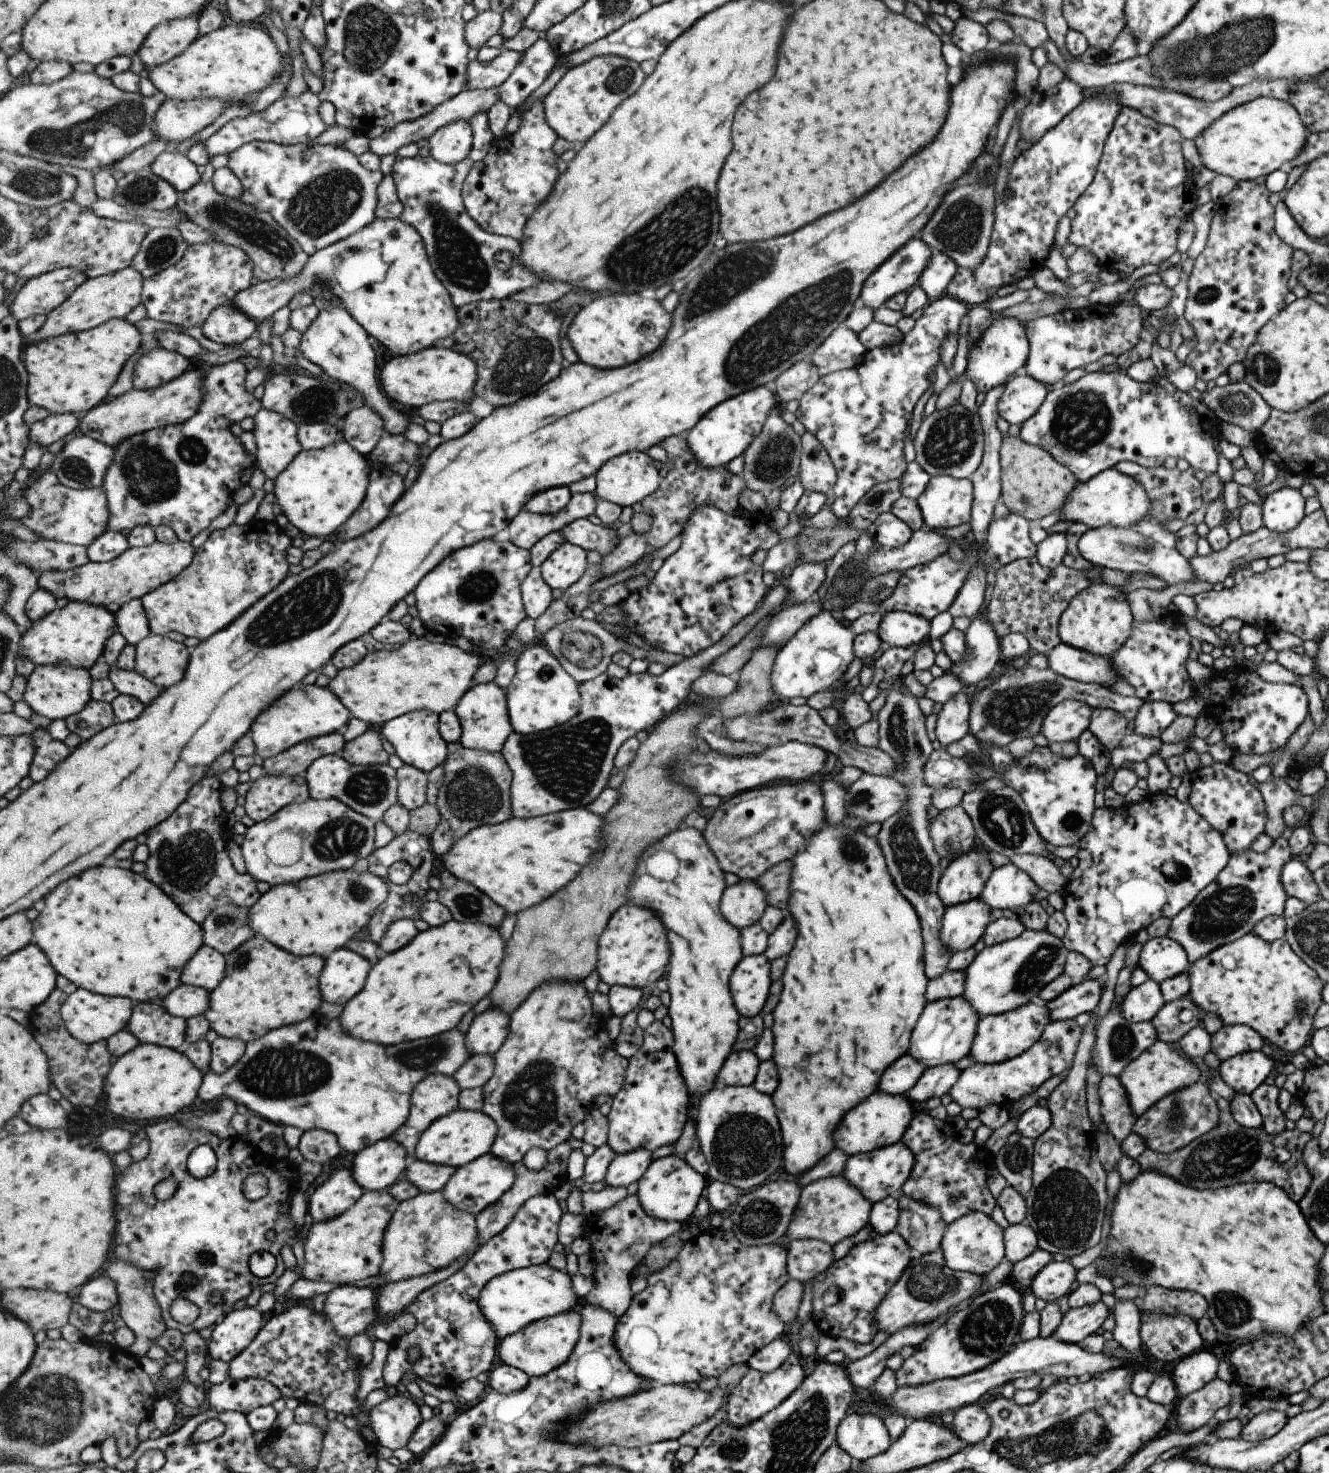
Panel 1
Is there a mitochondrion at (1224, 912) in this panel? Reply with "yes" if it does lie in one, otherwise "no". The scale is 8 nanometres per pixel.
yes

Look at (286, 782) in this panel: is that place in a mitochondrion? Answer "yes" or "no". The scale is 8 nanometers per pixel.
no

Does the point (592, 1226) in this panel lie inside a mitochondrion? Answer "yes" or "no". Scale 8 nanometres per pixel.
no

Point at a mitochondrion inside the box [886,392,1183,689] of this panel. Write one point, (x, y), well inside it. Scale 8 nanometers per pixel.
(950, 441)

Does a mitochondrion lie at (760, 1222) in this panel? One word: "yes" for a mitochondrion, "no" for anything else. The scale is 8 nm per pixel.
yes

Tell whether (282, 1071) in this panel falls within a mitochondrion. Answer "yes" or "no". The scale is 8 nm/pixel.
yes

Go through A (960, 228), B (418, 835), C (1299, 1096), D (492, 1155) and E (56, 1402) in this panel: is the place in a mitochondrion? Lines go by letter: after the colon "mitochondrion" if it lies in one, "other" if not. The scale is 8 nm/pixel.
A: mitochondrion
B: other
C: other
D: other
E: mitochondrion

